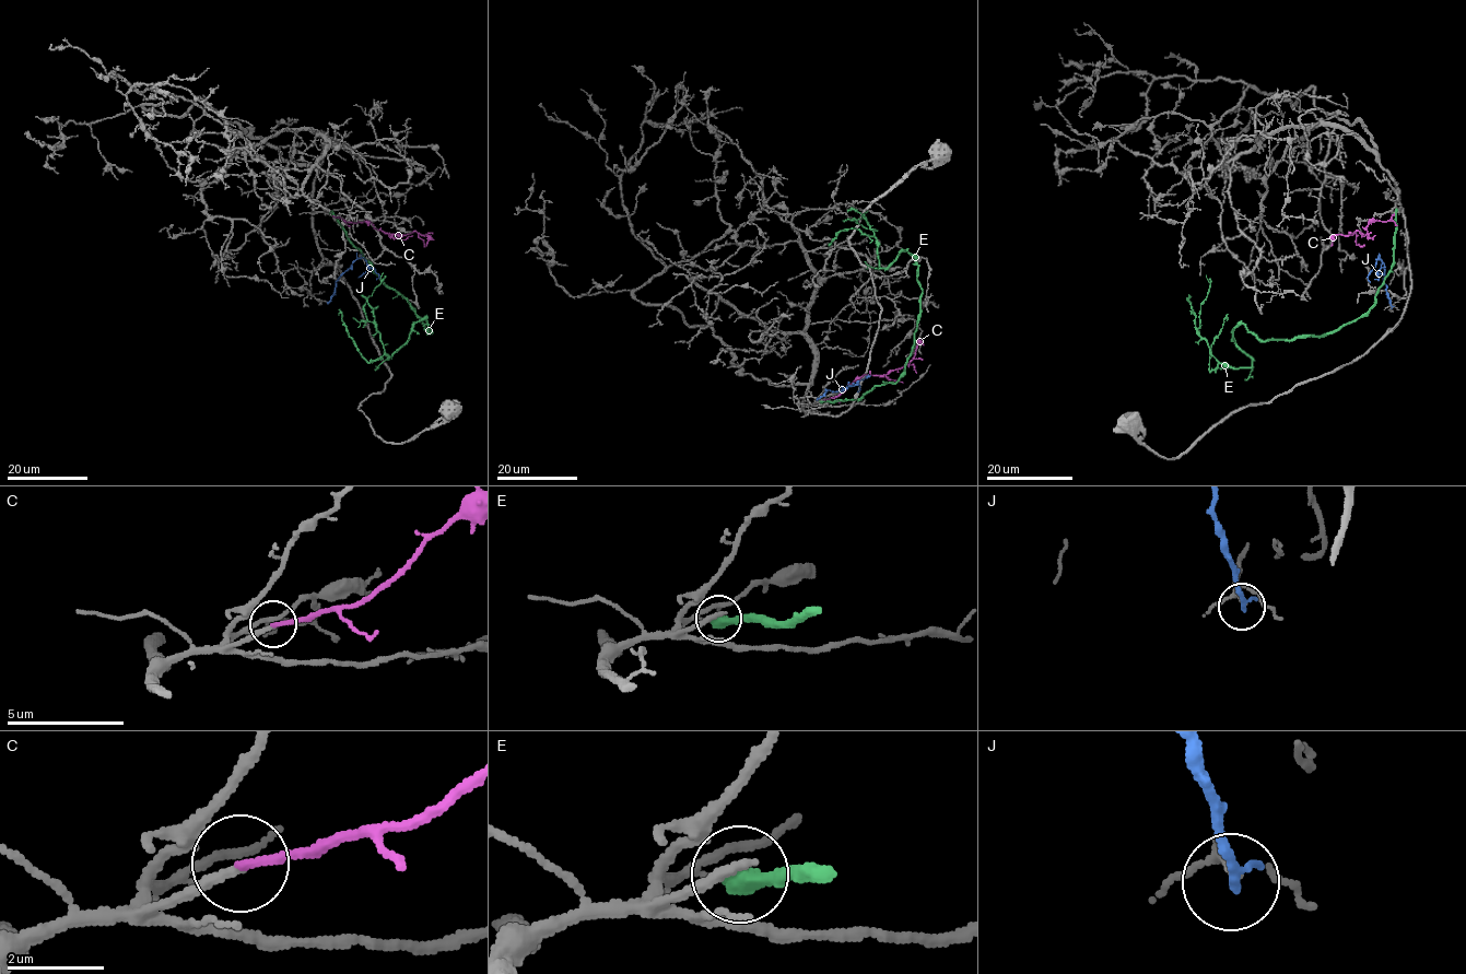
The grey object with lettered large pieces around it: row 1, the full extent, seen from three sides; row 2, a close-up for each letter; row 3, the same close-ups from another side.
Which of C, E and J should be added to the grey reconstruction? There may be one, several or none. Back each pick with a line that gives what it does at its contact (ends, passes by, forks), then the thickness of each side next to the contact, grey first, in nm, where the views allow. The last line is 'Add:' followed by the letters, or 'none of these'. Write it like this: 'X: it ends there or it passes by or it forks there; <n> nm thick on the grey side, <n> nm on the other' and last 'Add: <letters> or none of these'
C: it ends there; 200 nm thick on the grey side, 190 nm on the other
Add: C

